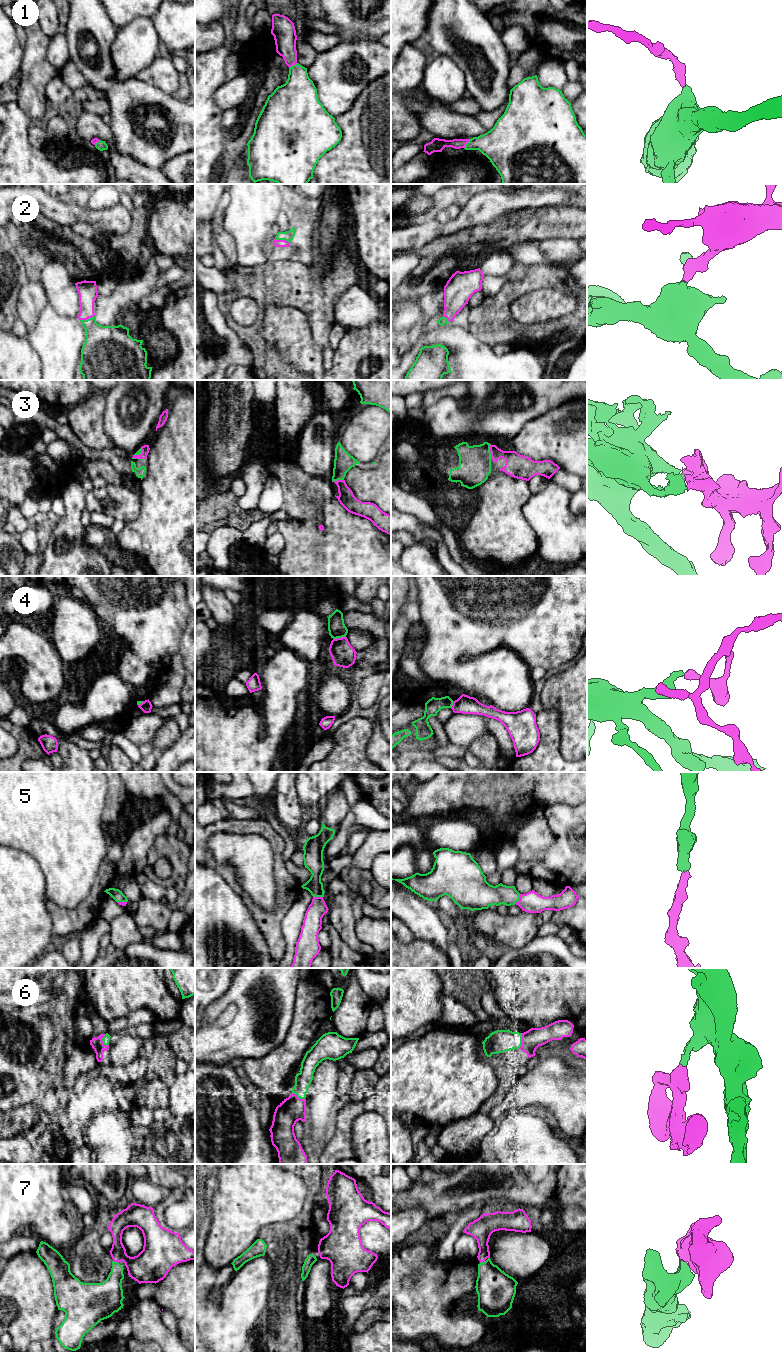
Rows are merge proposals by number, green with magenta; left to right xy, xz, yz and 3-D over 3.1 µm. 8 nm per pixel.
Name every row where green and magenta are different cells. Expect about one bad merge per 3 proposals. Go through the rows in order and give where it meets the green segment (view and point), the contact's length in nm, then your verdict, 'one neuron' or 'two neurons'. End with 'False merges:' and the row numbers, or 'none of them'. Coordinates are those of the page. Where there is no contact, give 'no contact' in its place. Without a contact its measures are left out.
1: yz (466, 144) | 90 nm | one neuron
2: xz (282, 239) | 130 nm | one neuron
3: yz (489, 451) | 120 nm | one neuron
4: xz (339, 637) | 110 nm | two neurons
5: yz (519, 899) | 90 nm | one neuron
6: xy (102, 1040) | 100 nm | one neuron
7: xy (115, 1262) | 40 nm | one neuron
False merges: 4

